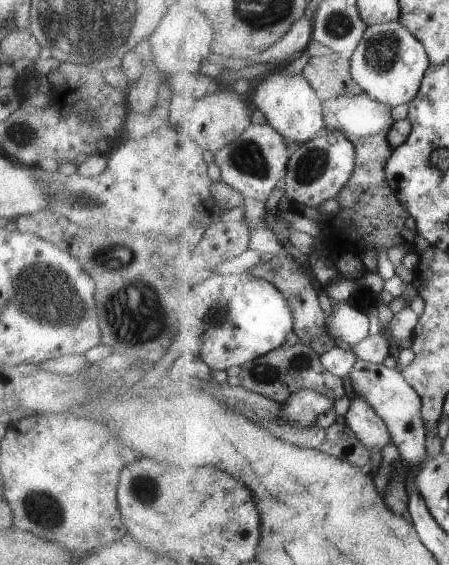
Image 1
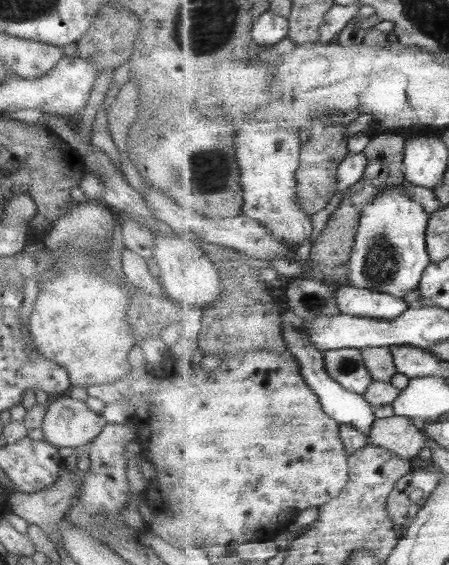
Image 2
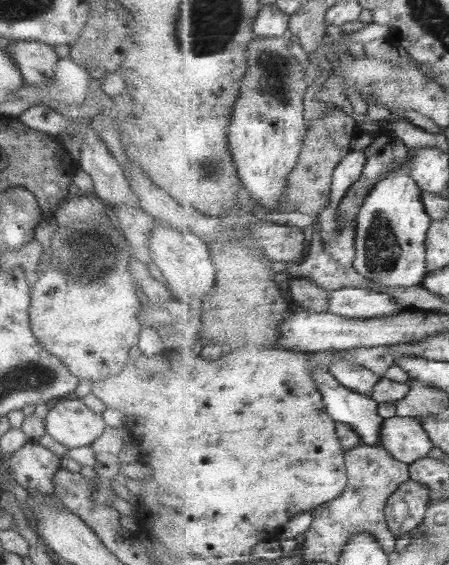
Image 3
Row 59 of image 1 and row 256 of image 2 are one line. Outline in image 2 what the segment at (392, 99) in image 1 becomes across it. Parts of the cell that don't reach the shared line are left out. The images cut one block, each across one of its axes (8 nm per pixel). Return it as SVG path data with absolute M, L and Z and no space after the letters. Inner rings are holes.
M405 182L383 189L363 209L355 246L349 260L350 285L359 289L404 298L418 290L425 270L431 264L427 228L430 214L405 193Z

